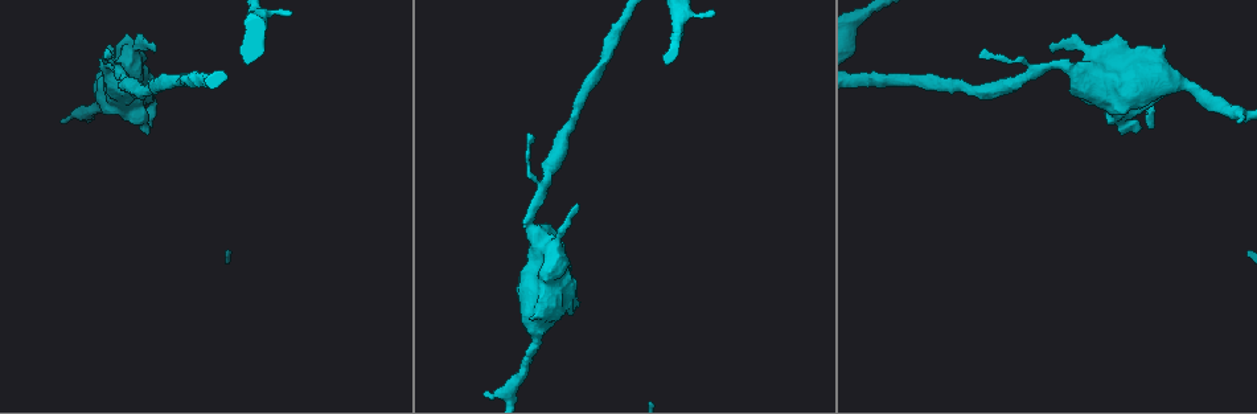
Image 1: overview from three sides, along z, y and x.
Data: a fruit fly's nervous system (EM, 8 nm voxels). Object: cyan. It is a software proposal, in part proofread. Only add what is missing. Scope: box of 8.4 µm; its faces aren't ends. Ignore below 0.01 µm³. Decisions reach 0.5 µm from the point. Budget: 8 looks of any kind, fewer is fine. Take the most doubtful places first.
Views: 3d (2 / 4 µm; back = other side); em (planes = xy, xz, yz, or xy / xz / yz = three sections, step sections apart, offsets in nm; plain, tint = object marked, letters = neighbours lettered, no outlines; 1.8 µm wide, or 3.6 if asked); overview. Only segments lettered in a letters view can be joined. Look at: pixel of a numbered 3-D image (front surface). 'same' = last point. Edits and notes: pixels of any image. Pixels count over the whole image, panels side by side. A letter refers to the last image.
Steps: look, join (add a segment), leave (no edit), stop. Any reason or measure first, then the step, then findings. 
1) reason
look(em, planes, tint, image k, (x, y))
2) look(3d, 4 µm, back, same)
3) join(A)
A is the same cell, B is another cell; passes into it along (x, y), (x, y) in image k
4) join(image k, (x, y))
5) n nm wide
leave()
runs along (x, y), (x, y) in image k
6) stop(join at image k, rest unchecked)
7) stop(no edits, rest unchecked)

an open end
look(em, 3.6 µm, planes, plain, image 1, (109, 47))

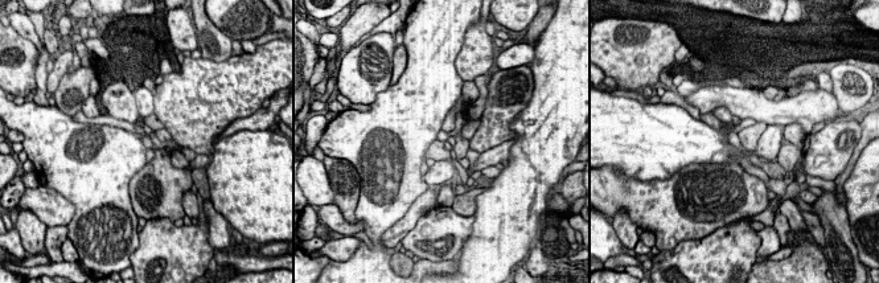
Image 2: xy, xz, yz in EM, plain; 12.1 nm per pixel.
look(em, 3.6 µm, planes, letters, same)

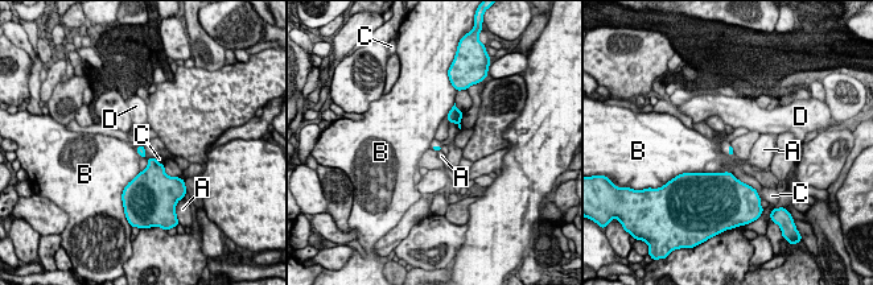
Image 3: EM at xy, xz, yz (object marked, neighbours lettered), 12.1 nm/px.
leave()
A, B, C and D are other cells; border along (163, 164), (164, 172), (174, 177) in image 3; no lettered segment goes on from it

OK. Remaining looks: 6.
thin end
look(em, xy, step 16, tint, image 1, (151, 126))

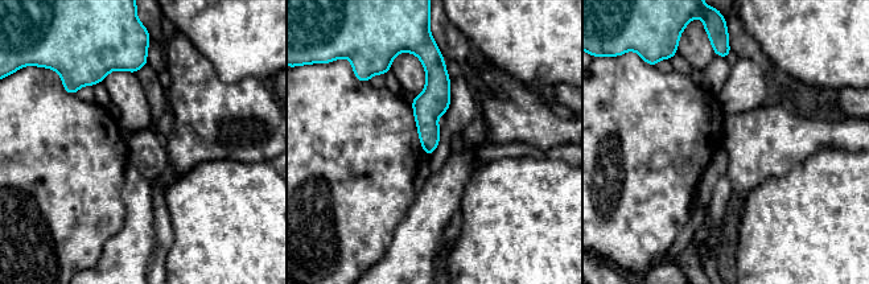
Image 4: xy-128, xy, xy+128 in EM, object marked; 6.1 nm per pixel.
another direction
look(em, planes, letters, same)

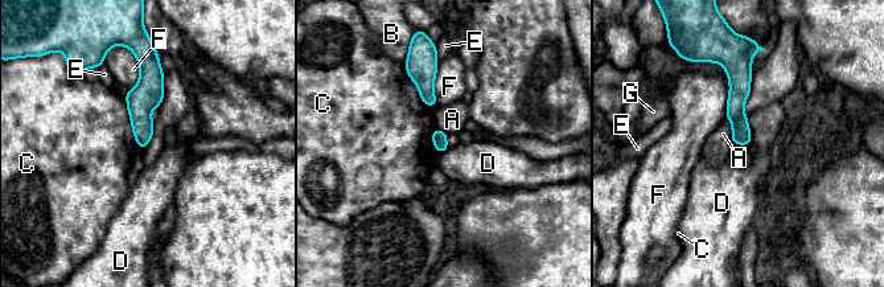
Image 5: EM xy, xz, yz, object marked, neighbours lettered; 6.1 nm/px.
leave()
A, B, C, D, E, F and G are other cells; runs along (142, 61), (147, 66), (142, 144) in image 5; no lettered segment goes on from it

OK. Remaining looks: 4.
thin end
look(em, planes, letters, image 1, (155, 45))

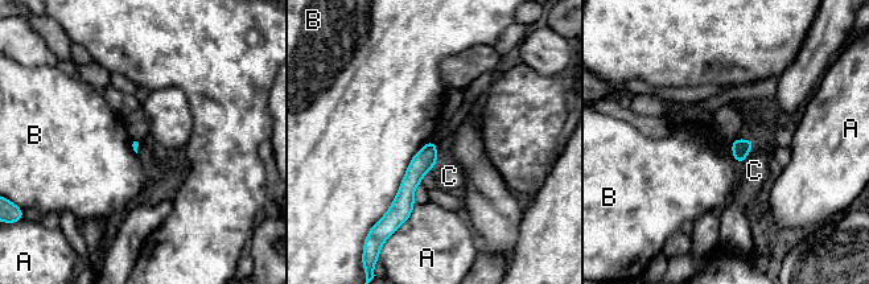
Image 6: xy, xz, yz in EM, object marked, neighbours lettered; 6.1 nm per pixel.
B touches over 550 nm
leave()
A, B and C are other cells; no lettered segment goes on from it

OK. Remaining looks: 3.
stop(no edits, rest unchecked)

